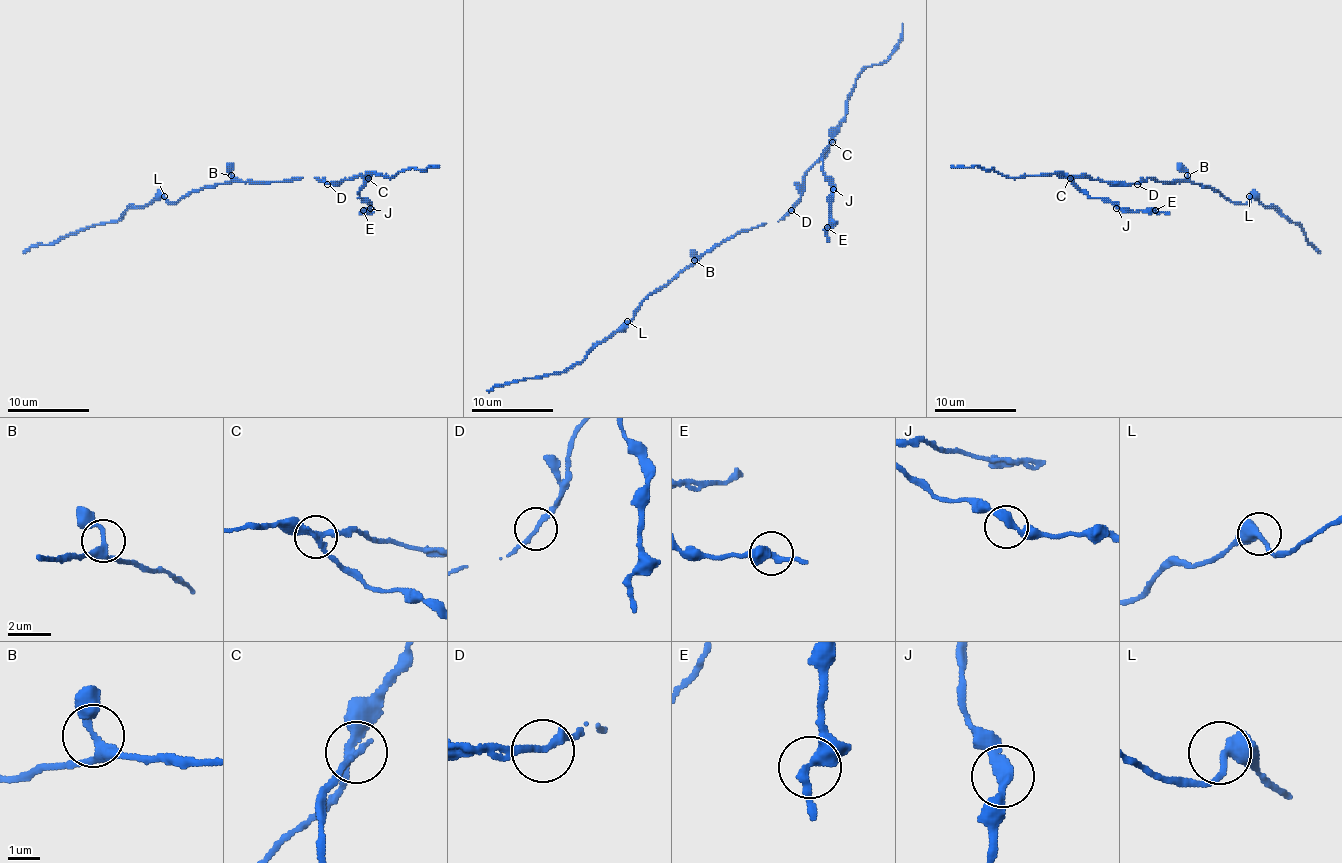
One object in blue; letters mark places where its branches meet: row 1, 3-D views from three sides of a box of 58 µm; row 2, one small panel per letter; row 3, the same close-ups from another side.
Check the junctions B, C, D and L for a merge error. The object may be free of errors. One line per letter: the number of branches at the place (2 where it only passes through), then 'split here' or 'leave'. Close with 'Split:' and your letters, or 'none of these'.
B: branches 3; leave
C: branches 3; split here
D: branches 2; leave
L: branches 2; leave
Split: C

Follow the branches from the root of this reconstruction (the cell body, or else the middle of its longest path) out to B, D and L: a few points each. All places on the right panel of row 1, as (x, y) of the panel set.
B: (1167, 182), (1181, 182), (1187, 175)
D: (1167, 182), (1147, 177), (1137, 184)
L: (1167, 182), (1210, 186), (1230, 202), (1240, 204), (1247, 202), (1249, 196)

